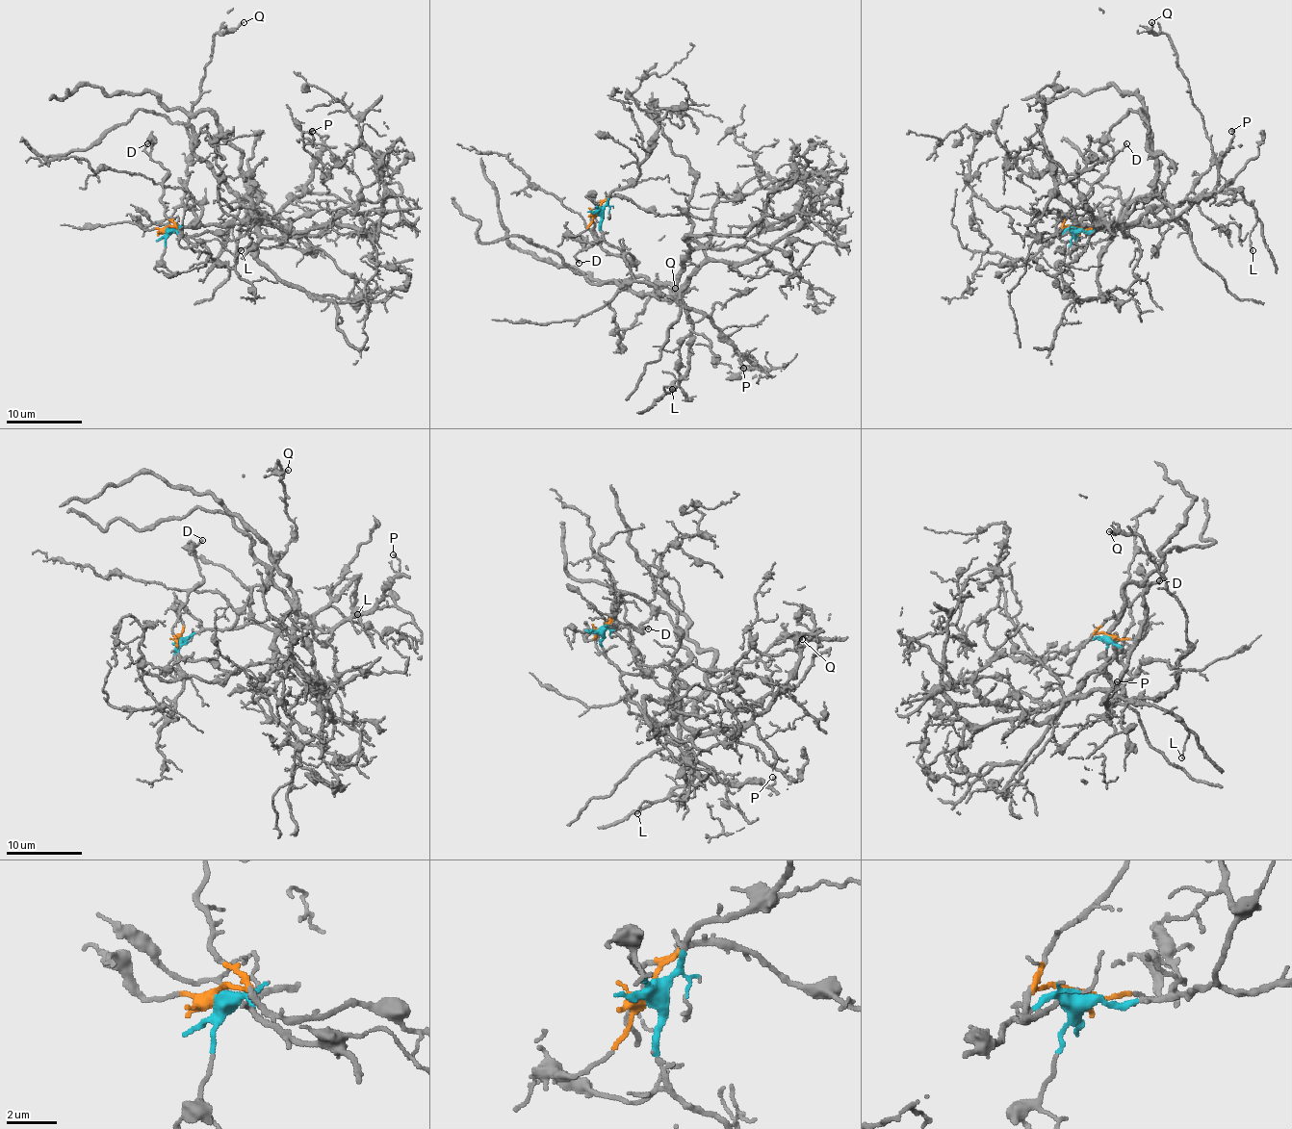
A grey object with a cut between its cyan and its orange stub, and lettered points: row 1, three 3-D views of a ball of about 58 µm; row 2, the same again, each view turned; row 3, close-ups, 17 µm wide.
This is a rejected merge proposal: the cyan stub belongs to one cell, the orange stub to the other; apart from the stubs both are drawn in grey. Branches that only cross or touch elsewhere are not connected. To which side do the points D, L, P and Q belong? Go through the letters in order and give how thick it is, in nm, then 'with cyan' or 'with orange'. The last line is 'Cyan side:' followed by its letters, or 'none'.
D: calibre 150 nm; with orange
L: calibre 130 nm; with cyan
P: calibre 120 nm; with cyan
Q: calibre 160 nm; with cyan
Cyan side: L, P, Q

